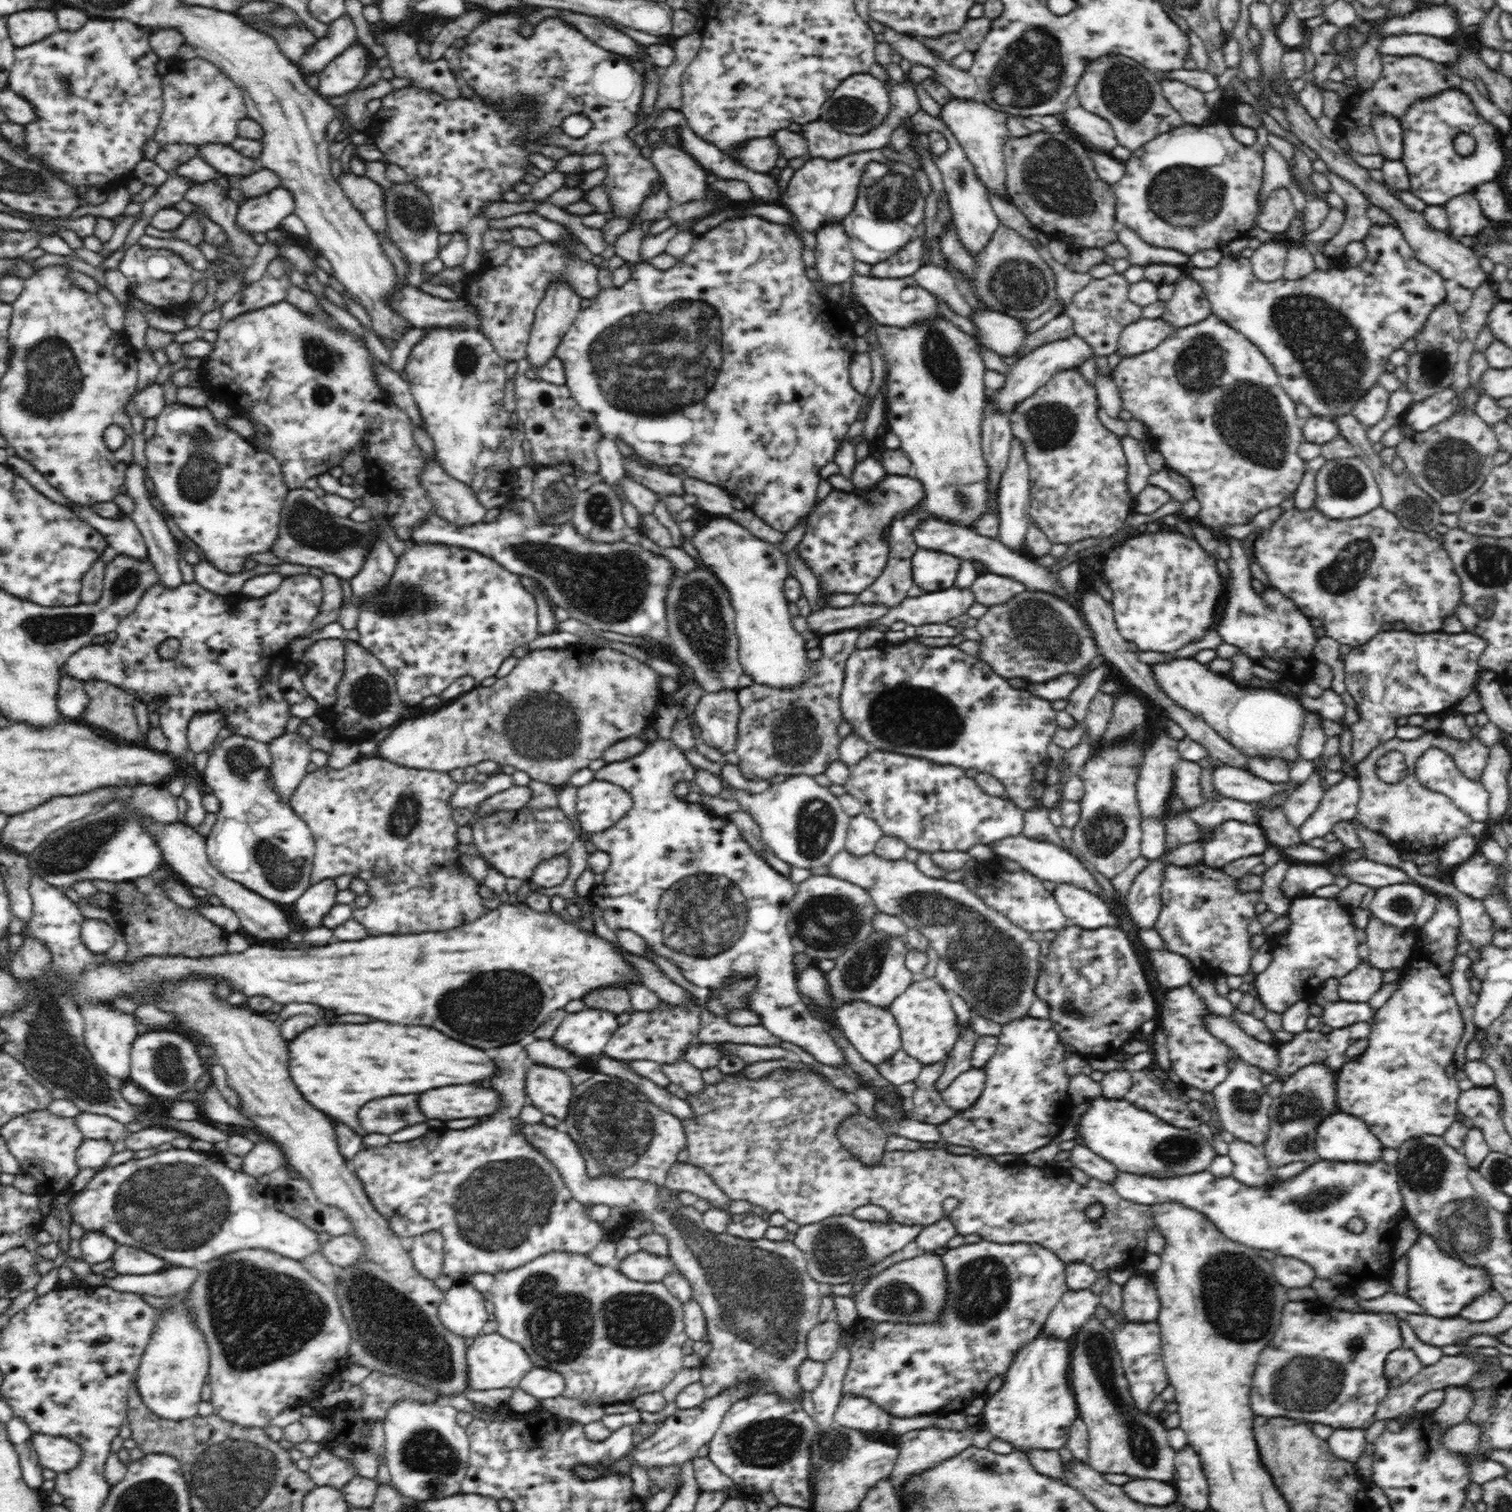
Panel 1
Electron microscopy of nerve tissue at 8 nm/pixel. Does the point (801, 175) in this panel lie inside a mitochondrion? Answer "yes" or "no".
no

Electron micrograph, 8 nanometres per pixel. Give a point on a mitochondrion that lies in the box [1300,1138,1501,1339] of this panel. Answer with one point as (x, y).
(1465, 1226)

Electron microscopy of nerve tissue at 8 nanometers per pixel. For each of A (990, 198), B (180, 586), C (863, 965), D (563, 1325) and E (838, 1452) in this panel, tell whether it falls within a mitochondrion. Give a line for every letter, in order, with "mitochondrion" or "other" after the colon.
A: other
B: other
C: mitochondrion
D: mitochondrion
E: mitochondrion

